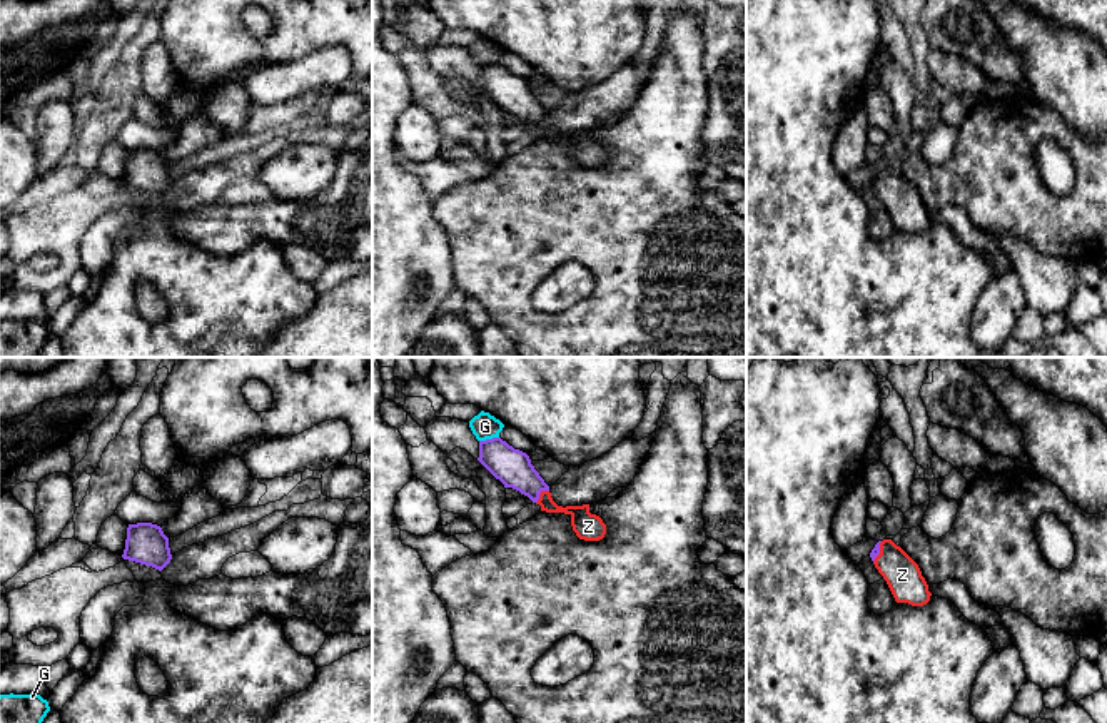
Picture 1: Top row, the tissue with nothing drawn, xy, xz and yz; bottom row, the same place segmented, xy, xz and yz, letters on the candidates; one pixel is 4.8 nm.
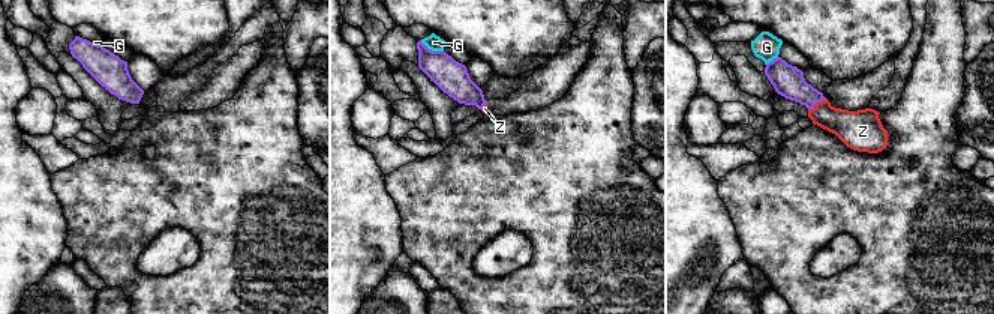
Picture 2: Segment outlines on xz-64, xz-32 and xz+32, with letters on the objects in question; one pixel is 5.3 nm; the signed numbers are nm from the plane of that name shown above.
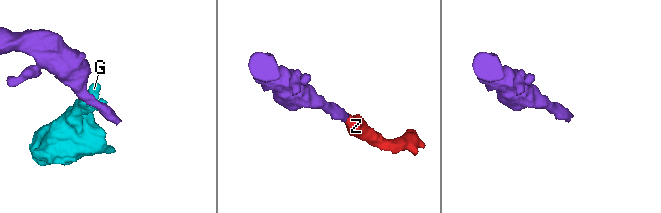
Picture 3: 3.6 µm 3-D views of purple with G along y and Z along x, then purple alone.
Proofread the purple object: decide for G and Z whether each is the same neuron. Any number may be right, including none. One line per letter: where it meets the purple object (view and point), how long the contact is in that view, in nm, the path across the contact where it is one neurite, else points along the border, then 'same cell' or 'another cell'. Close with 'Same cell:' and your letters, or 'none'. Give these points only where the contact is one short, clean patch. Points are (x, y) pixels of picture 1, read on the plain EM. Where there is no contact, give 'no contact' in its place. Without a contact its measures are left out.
G: xz (488, 65) | 100 nm | along xz (498, 62), (480, 67) | another cell
Z: xz (540, 119) | 90 nm | across xz (513, 94), (540, 119), (583, 147) | same cell
Same cell: Z

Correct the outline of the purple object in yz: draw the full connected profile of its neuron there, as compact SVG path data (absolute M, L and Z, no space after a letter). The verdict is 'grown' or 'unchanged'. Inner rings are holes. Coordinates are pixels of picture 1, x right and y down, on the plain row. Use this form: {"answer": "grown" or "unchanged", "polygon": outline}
{"answer": "grown", "polygon": "M892 165L878 167L870 184L897 229L923 232L930 227L932 219L918 190Z"}

